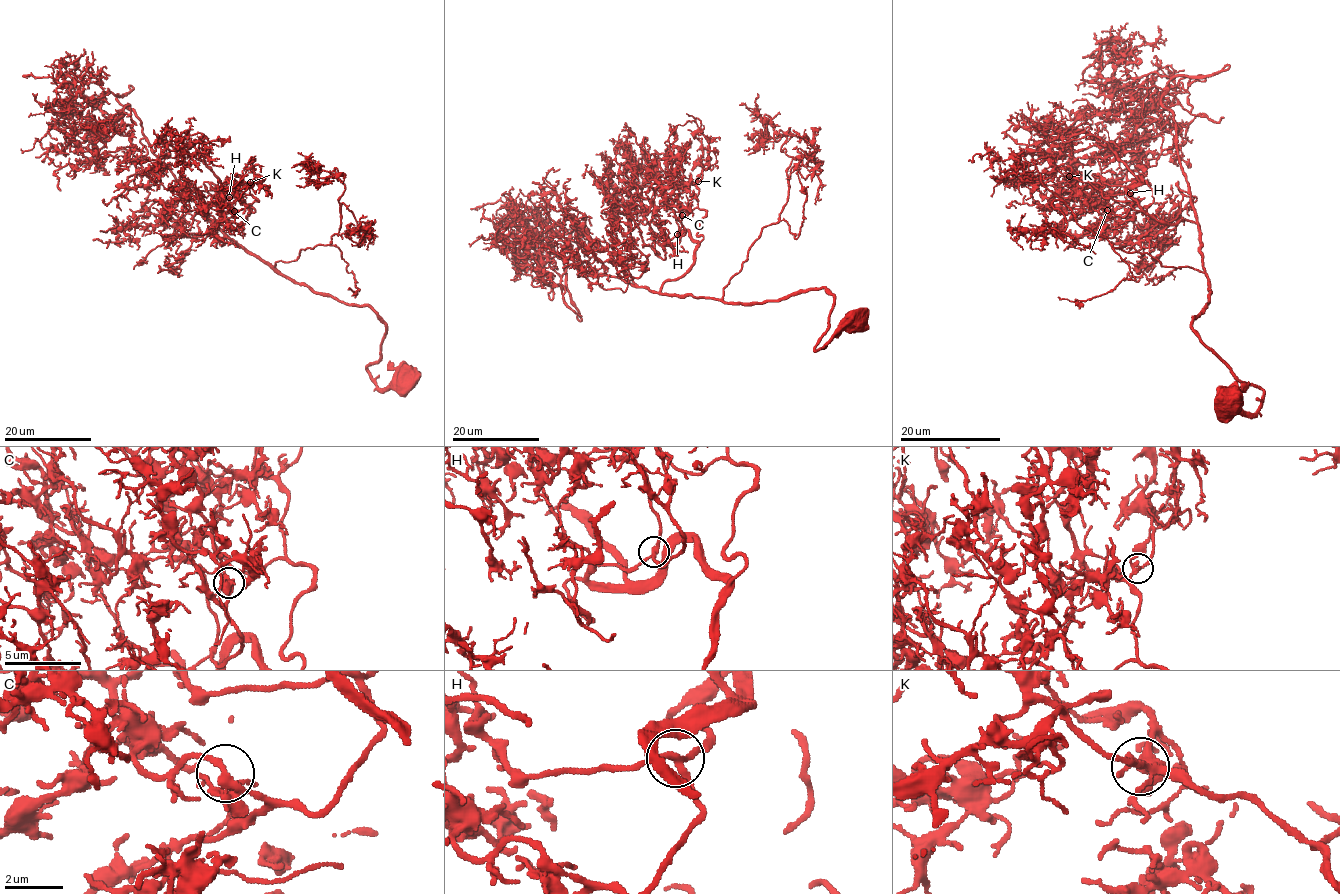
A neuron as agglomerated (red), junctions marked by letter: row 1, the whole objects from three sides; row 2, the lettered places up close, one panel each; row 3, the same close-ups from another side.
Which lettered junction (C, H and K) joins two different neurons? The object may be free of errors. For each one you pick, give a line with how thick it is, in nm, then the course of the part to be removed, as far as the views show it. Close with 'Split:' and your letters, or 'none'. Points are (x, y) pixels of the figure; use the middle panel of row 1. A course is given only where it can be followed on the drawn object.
Split: none

